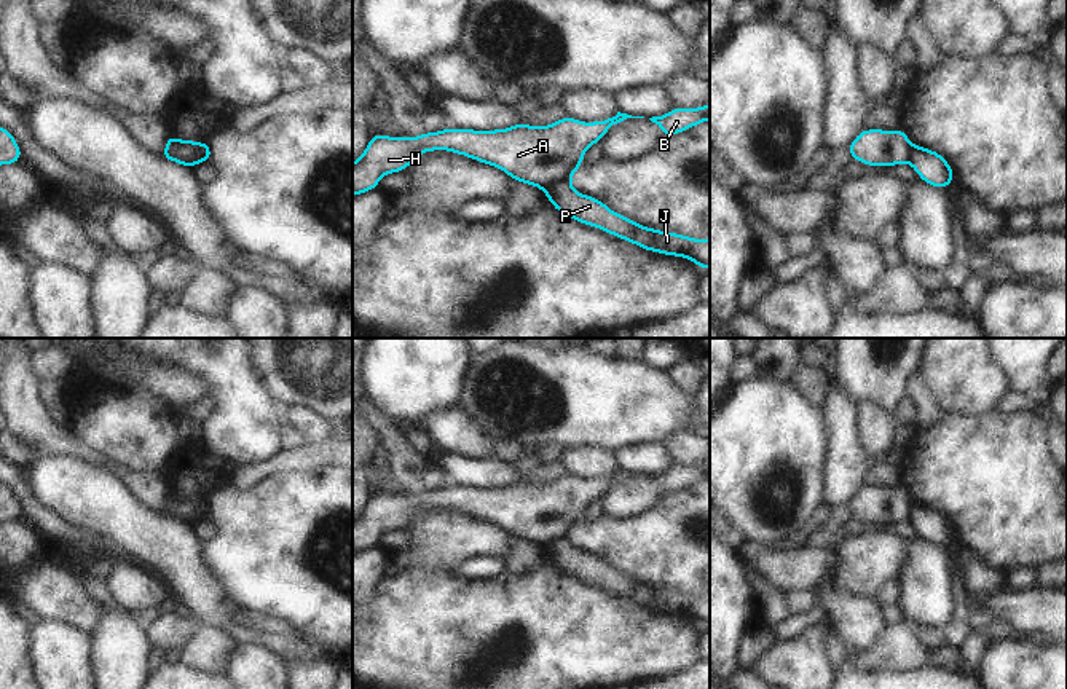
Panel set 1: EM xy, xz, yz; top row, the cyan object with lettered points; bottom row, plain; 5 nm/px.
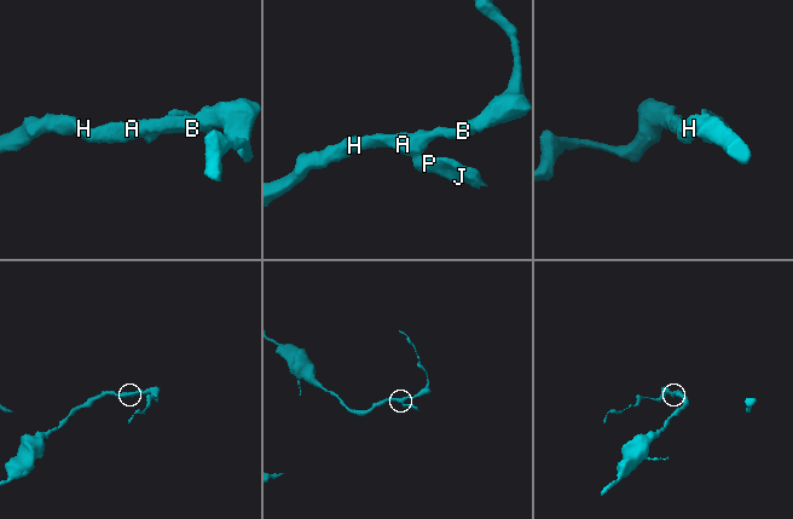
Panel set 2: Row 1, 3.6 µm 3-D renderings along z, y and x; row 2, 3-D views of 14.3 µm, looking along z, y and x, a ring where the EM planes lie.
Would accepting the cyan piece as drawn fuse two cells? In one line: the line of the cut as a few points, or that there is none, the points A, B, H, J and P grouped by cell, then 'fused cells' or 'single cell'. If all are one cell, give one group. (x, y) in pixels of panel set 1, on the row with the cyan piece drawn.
cut in xz along (568, 179), (559, 179), (543, 188); A B H / J P; fused cells

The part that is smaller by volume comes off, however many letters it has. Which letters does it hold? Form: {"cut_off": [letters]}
{"cut_off": ["J", "P"]}

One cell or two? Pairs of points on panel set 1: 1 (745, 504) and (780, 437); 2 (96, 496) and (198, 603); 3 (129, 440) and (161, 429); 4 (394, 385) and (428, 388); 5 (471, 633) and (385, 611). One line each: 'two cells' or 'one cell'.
1: one cell
2: one cell
3: one cell
4: one cell
5: one cell

